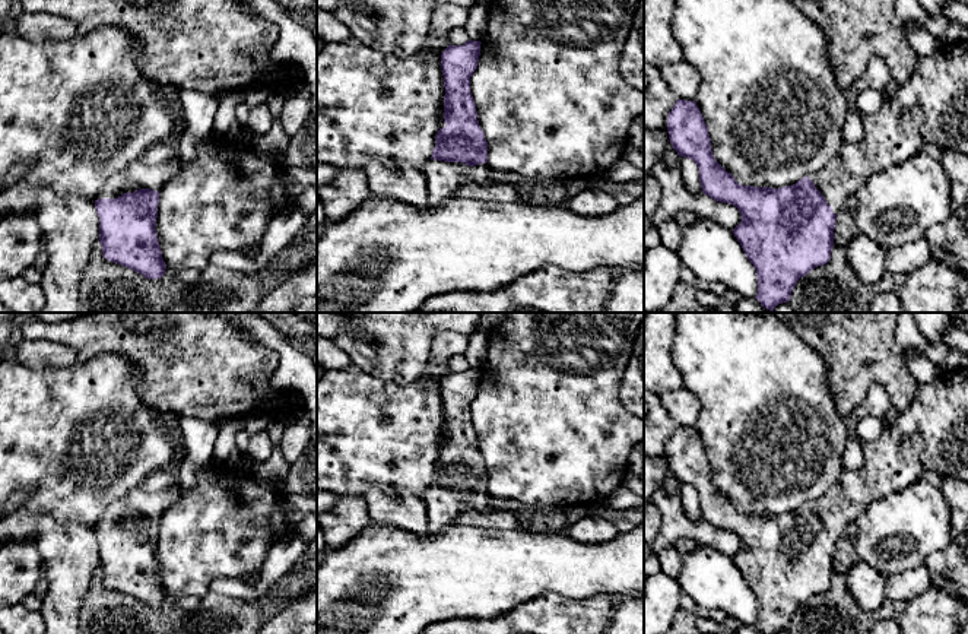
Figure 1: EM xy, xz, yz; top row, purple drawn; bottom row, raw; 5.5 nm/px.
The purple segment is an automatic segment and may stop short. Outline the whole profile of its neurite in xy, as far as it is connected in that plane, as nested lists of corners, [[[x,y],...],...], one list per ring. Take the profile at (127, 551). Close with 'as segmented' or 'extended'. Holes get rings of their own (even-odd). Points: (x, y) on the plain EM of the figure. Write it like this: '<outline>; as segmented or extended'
[[[162,469],[150,473],[140,486],[107,507],[95,527],[99,543],[99,570],[107,587],[126,593],[147,606],[164,603],[166,592],[155,557],[159,519],[180,500],[180,492],[175,469]]]; extended

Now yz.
[[[968,367],[949,373],[940,371],[931,381],[918,386],[913,405],[905,412],[901,412],[877,440],[860,443],[863,446],[863,465],[854,470],[845,469],[838,482],[822,497],[799,507],[793,513],[761,516],[739,511],[715,488],[708,454],[695,428],[677,427],[669,440],[667,460],[672,475],[679,484],[689,485],[696,491],[702,520],[715,529],[736,533],[742,542],[742,548],[733,557],[733,561],[756,596],[758,619],[755,625],[762,634],[777,634],[781,630],[788,630],[797,608],[815,595],[828,590],[834,574],[837,548],[837,542],[832,538],[844,536],[845,527],[850,523],[856,523],[873,501],[920,481],[921,473],[926,470],[936,470],[942,476],[961,479],[968,484]]]; extended

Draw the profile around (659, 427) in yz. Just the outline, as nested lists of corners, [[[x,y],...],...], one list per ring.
[[[644,390],[644,456],[666,457],[667,443],[676,428],[660,396]]]

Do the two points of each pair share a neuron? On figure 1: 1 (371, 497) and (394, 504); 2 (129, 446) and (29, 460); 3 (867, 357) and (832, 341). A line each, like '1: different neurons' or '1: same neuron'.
1: same neuron
2: same neuron
3: same neuron

